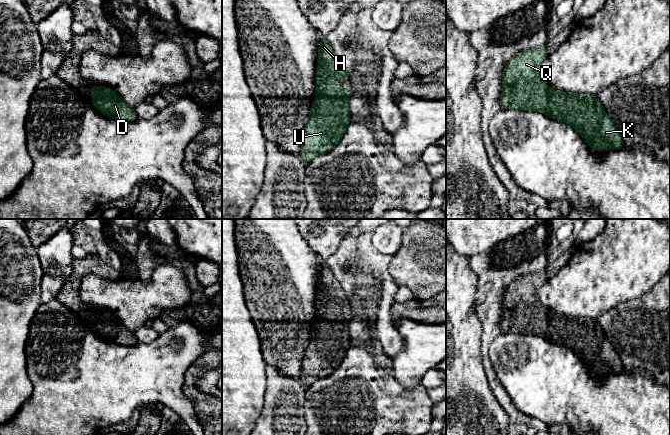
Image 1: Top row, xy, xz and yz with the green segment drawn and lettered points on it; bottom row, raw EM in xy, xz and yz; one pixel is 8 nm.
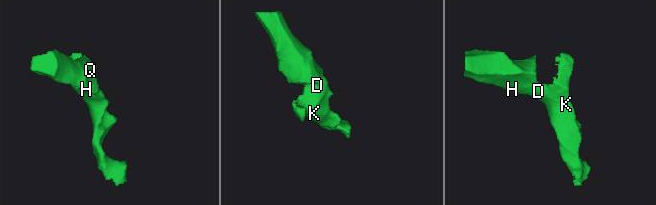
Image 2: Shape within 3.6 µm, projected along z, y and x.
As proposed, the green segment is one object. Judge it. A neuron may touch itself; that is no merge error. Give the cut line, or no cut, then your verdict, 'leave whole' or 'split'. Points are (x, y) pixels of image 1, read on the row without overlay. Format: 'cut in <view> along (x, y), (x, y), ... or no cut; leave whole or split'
no cut; leave whole

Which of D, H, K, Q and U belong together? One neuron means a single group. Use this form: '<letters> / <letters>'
D H K Q U

